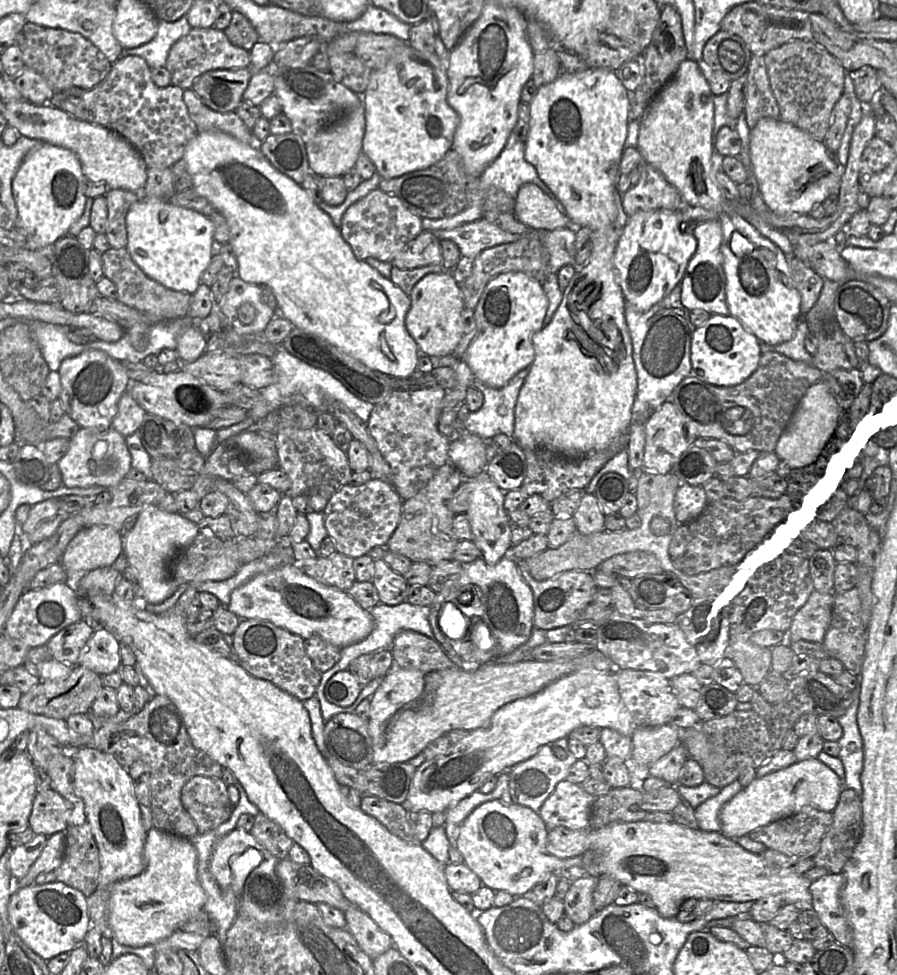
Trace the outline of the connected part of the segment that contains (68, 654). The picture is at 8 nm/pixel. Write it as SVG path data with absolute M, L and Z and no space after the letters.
M81 620L62 629L46 644L50 657L68 665L78 665L82 648L95 632L93 624Z

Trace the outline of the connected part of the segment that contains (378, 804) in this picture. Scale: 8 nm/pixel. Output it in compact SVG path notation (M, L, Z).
M363 795L360 809L367 815L377 819L387 830L408 843L418 843L408 823L405 808L387 800Z

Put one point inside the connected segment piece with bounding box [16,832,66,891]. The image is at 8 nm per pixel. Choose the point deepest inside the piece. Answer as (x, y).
(52, 855)

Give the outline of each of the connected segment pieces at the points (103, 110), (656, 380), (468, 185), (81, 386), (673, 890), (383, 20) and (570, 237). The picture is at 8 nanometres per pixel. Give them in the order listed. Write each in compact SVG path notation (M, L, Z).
M128 55L112 63L102 82L84 91L81 97L83 120L123 136L141 154L147 167L171 168L183 157L187 144L197 134L183 96L184 89L181 87L156 86L146 61L142 57Z
M680 282L648 311L639 311L626 303L625 318L637 373L637 391L631 418L632 423L645 423L670 398L679 383L692 374L691 342L696 327L690 321L690 311L681 303Z
M452 148L431 167L379 182L381 191L396 196L403 205L420 218L442 219L462 212L469 205L478 205L482 217L511 234L527 234L531 229L515 216L515 199L504 190L484 183L481 176L466 173L461 156Z
M88 349L77 356L65 358L57 372L61 384L59 399L65 413L80 428L109 429L117 414L118 402L131 382L121 362L101 350Z
M641 820L612 823L600 829L588 830L588 851L595 852L599 856L594 876L608 875L637 893L647 893L653 899L659 914L664 918L676 917L682 902L689 898L746 902L779 895L784 900L784 905L793 904L800 911L812 908L812 895L809 889L811 880L803 874L787 876L776 874L760 854L746 850L735 840L725 837L720 831L691 829L676 822L660 823Z
M371 4L358 19L342 23L346 25L348 31L392 35L405 42L409 40L412 26L398 20L386 10Z
M557 228L540 235L547 248L550 261L549 272L556 274L564 265L574 265L576 233L569 228Z

